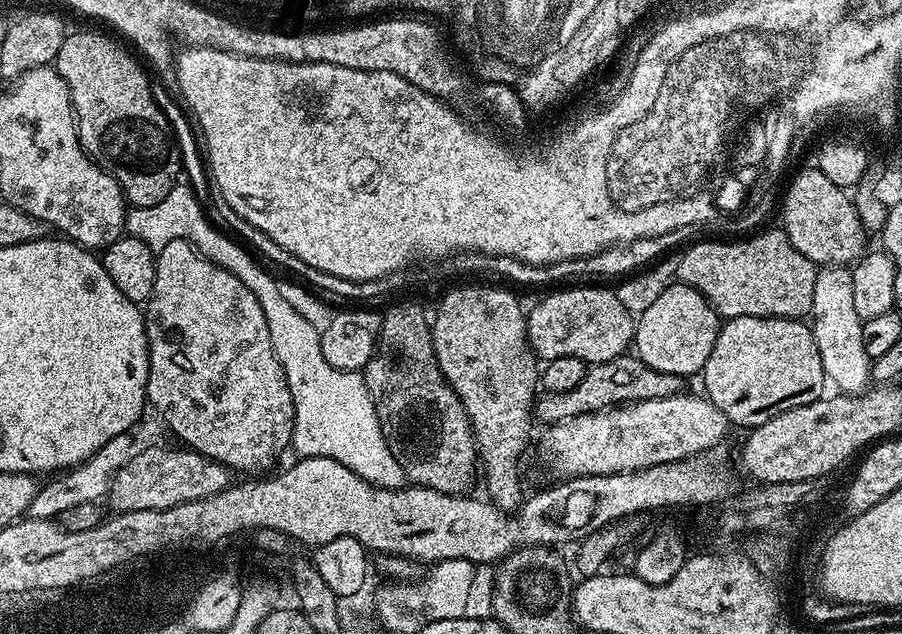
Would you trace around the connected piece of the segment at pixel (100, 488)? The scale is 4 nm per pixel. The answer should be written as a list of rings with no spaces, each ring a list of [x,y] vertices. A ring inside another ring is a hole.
[[[121,434],[118,438],[110,438],[102,450],[94,453],[89,460],[83,460],[76,467],[61,471],[39,485],[36,489],[34,502],[30,502],[27,515],[33,520],[56,520],[63,517],[65,512],[74,510],[74,506],[79,506],[82,502],[100,502],[105,499],[112,485],[112,479],[130,462],[134,455],[132,448],[133,437],[128,434]]]

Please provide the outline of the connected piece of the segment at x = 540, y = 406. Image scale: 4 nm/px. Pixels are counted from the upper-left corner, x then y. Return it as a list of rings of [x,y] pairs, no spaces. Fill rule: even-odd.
[[[625,354],[610,362],[594,364],[586,370],[586,378],[574,388],[565,392],[545,391],[534,405],[534,416],[544,426],[560,424],[582,414],[603,412],[613,406],[637,404],[640,400],[657,400],[679,396],[685,391],[685,377],[678,374],[662,374],[662,370],[654,370],[654,366],[646,366],[639,356]]]

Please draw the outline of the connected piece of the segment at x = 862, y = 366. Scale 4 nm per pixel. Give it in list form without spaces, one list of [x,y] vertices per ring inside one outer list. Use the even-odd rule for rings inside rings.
[[[824,266],[817,271],[814,282],[814,302],[810,313],[810,327],[818,354],[822,358],[825,377],[837,384],[844,394],[859,394],[869,387],[872,380],[872,361],[862,346],[862,326],[854,310],[854,286],[852,268],[848,266]]]

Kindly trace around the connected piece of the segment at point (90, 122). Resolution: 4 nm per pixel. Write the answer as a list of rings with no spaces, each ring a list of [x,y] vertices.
[[[69,31],[58,50],[54,67],[70,90],[72,110],[76,118],[76,133],[84,153],[103,172],[108,172],[120,183],[124,199],[129,205],[145,208],[162,202],[162,198],[170,194],[172,185],[177,183],[182,172],[181,151],[177,138],[173,135],[171,122],[156,105],[152,96],[149,73],[144,73],[140,69],[141,61],[123,43],[120,44],[115,44],[110,37],[103,36],[100,32]]]

